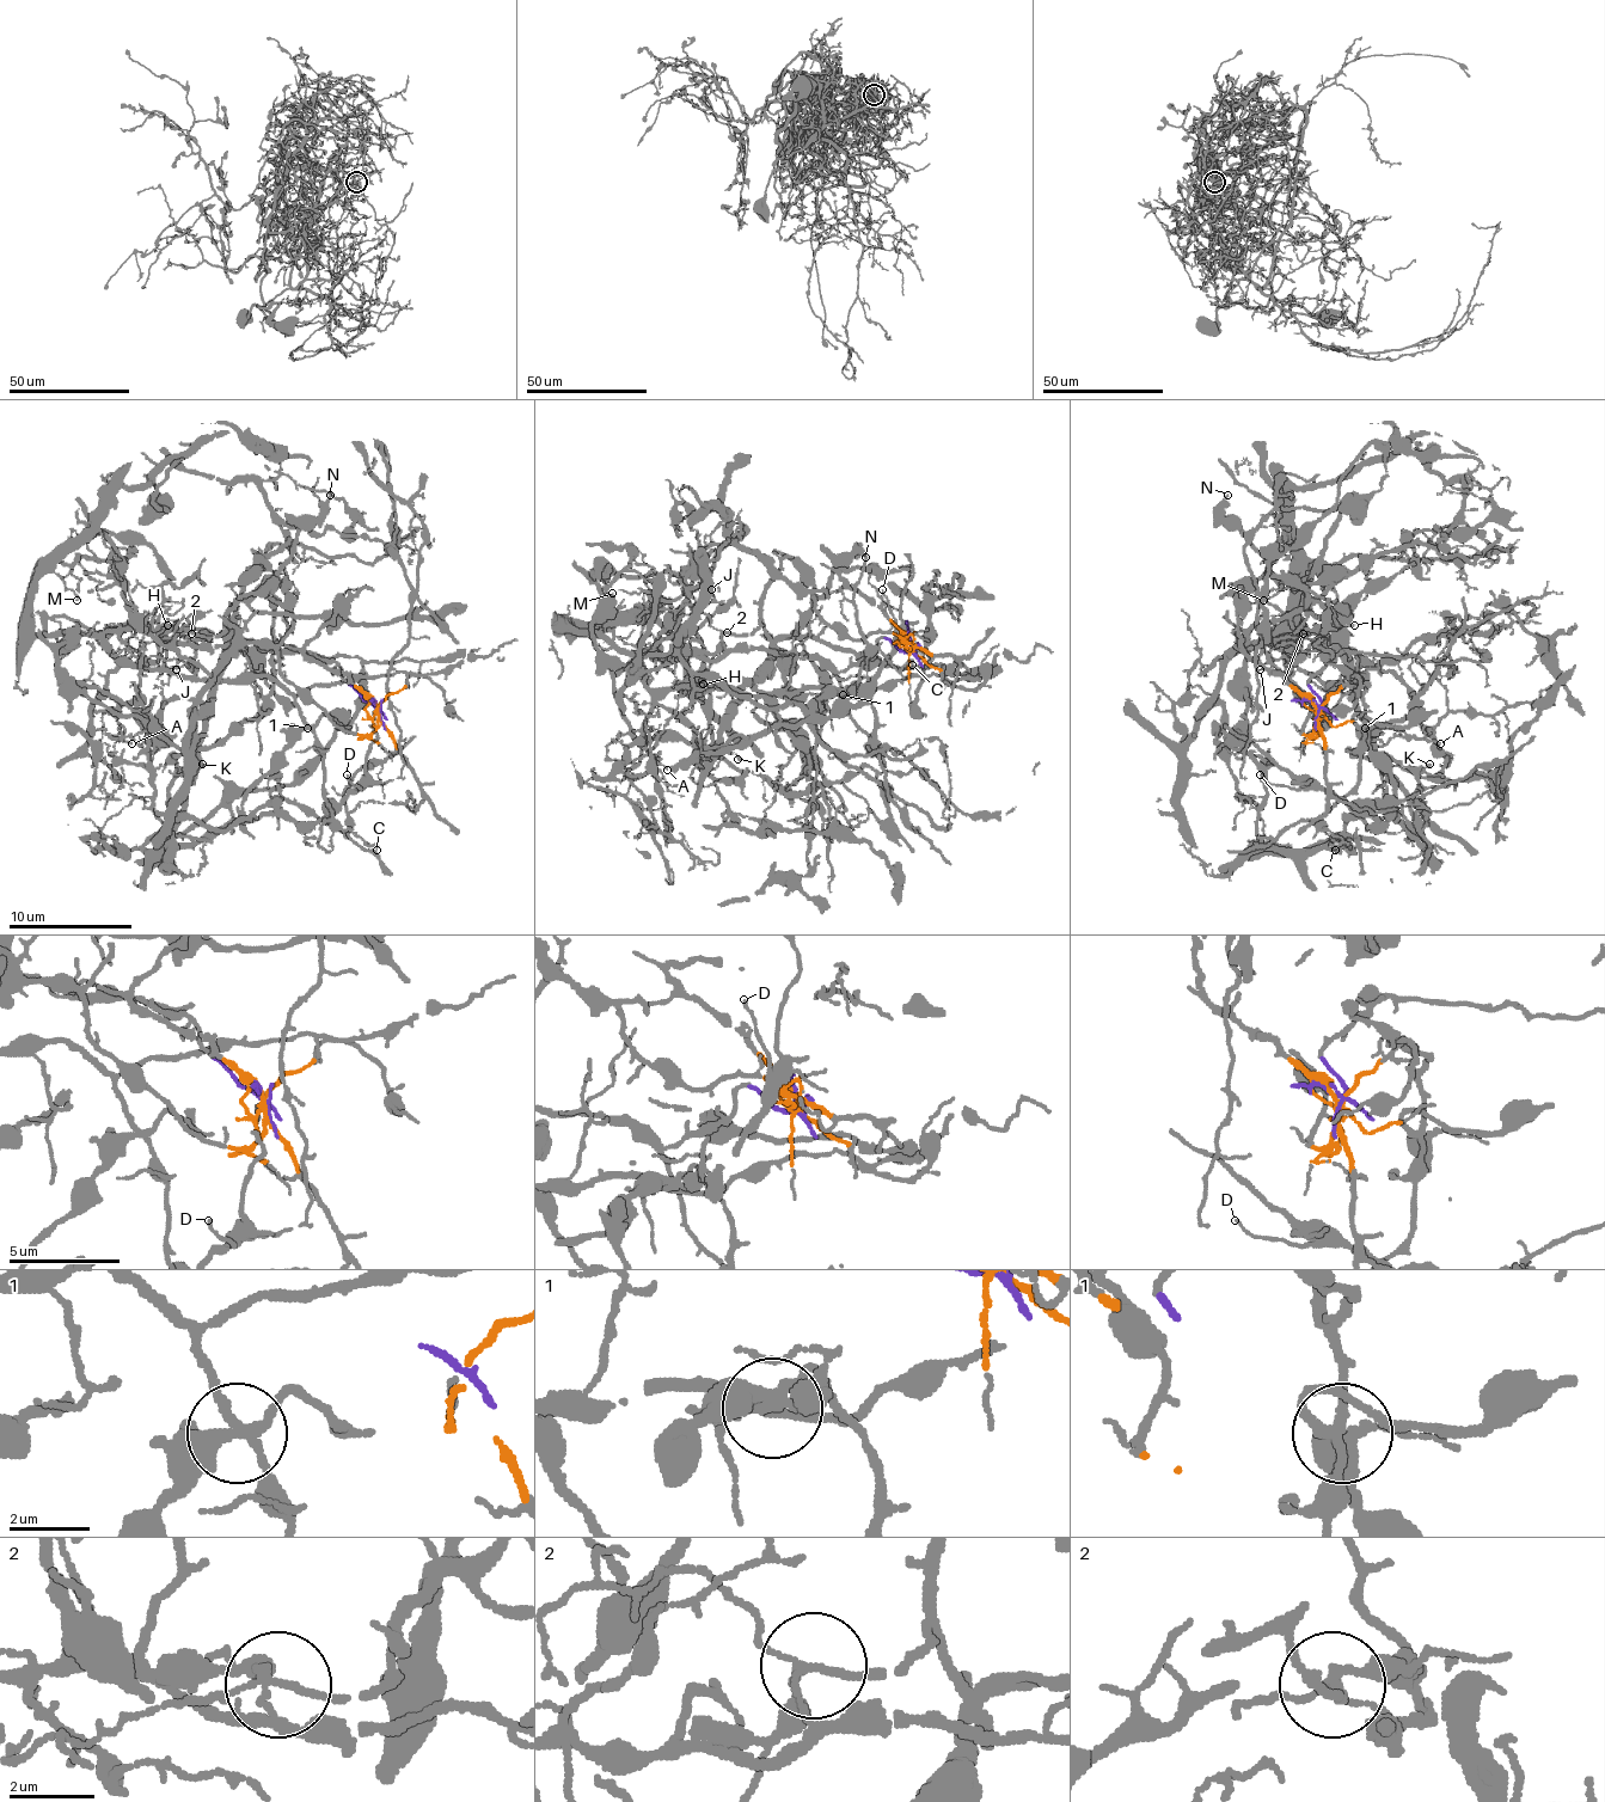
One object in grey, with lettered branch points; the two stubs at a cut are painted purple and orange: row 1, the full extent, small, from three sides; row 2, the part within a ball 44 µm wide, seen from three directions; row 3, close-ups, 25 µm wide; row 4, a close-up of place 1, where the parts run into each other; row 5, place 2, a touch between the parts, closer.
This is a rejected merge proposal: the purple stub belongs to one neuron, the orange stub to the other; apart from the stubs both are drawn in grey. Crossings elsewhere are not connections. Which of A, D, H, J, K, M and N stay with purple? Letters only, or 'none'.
A, J, M

